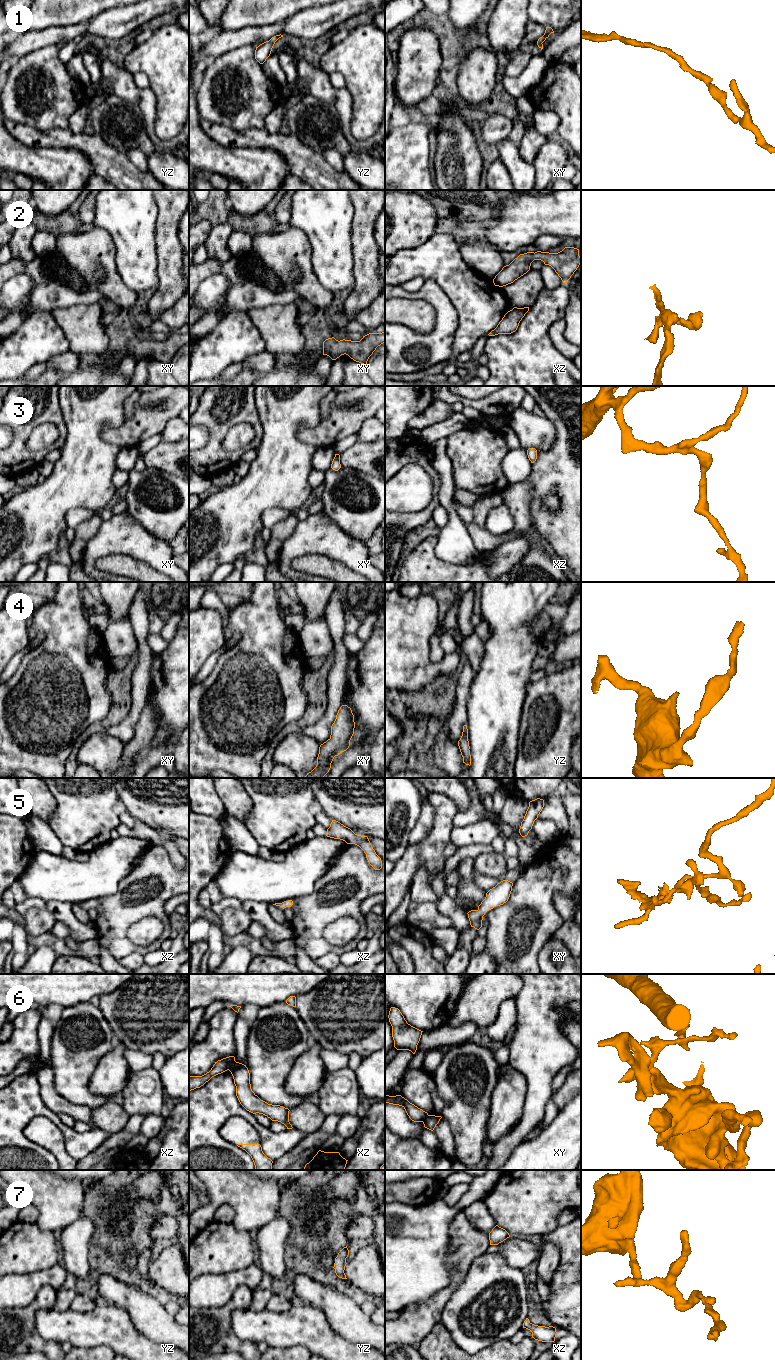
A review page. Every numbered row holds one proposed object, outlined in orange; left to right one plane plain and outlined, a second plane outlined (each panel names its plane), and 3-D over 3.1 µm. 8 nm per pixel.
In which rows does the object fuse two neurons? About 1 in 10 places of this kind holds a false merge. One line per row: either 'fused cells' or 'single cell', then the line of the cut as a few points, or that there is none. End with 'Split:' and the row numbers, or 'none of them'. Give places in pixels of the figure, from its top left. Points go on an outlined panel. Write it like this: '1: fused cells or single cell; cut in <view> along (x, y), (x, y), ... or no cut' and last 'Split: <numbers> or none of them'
1: single cell; no cut
2: single cell; no cut
3: single cell; no cut
4: single cell; no cut
5: single cell; no cut
6: fused cells; cut in xz along (235, 1061), (227, 1069)
7: single cell; no cut
Split: 6

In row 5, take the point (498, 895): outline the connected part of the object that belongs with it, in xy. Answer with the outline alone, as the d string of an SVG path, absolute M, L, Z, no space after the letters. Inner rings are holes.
M503 880L486 893L485 899L478 906L477 910L469 911L468 918L471 927L479 930L482 927L482 920L485 913L496 906L503 905L510 897L513 883Z

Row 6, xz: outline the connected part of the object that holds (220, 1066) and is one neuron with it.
M229 1056L215 1062L209 1072L202 1076L189 1076L189 1091L200 1088L212 1077L228 1070L229 1066L235 1062L234 1056Z

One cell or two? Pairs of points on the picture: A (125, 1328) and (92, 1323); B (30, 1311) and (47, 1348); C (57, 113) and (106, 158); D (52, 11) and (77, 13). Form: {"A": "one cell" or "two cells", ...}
{"A": "one cell", "B": "one cell", "C": "two cells", "D": "one cell"}

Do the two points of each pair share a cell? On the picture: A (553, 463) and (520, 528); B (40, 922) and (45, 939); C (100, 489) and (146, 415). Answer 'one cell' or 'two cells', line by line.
A: two cells
B: two cells
C: two cells

